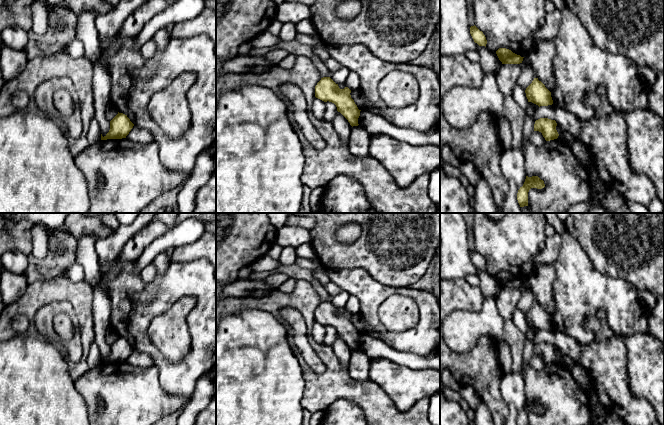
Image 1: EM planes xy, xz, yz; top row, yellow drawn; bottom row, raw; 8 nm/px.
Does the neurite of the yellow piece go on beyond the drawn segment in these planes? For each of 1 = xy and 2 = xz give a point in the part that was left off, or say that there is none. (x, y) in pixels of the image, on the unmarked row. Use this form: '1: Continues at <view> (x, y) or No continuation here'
1: No continuation here
2: No continuation here

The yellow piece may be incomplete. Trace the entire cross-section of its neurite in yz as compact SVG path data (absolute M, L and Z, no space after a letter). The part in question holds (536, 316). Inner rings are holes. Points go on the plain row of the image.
M534 302L532 307L526 312L525 317L528 326L532 326L539 331L553 328L551 316L538 302Z

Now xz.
M323 301L315 310L315 321L324 325L332 326L336 329L337 335L340 336L350 347L358 350L360 335L351 322L351 314L348 311L340 313L330 301Z

